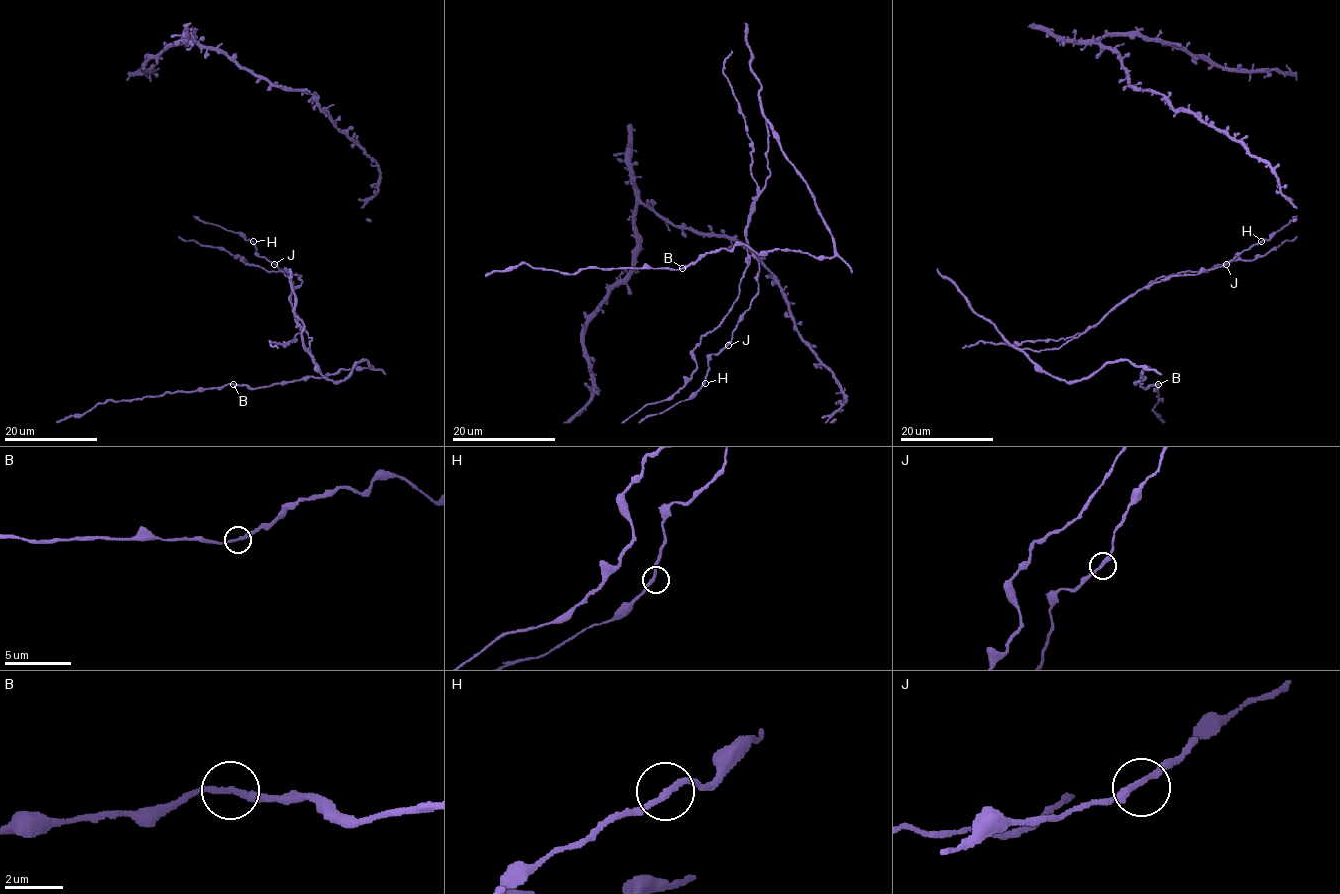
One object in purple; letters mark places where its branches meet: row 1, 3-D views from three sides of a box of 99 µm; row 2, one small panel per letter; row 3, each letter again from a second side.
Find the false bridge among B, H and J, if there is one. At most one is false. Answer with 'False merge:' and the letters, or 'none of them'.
False merge: none of them

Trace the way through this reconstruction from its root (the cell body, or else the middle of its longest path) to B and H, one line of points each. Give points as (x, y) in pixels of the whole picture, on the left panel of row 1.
B: (273, 263), (301, 276), (292, 310), (319, 372), (340, 382), (356, 363), (369, 367), (257, 388), (232, 383)
H: (273, 263), (257, 254), (253, 241)

